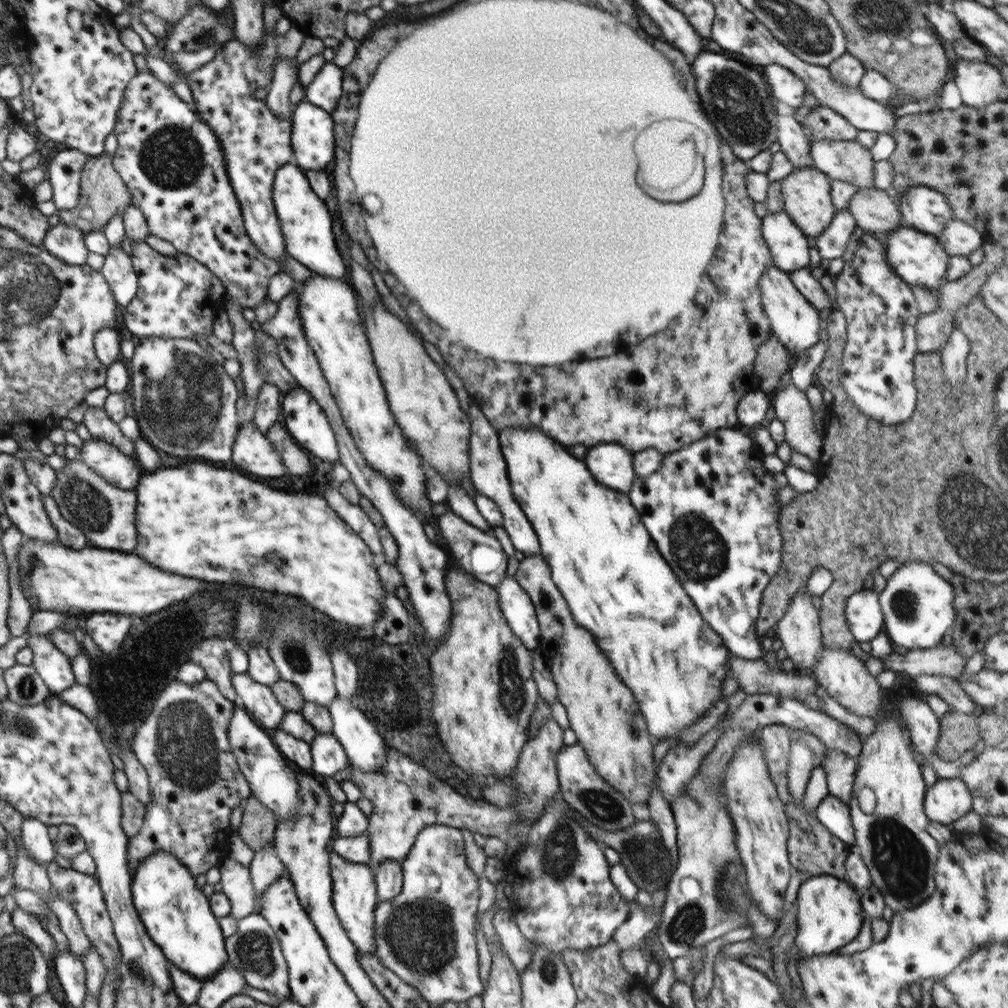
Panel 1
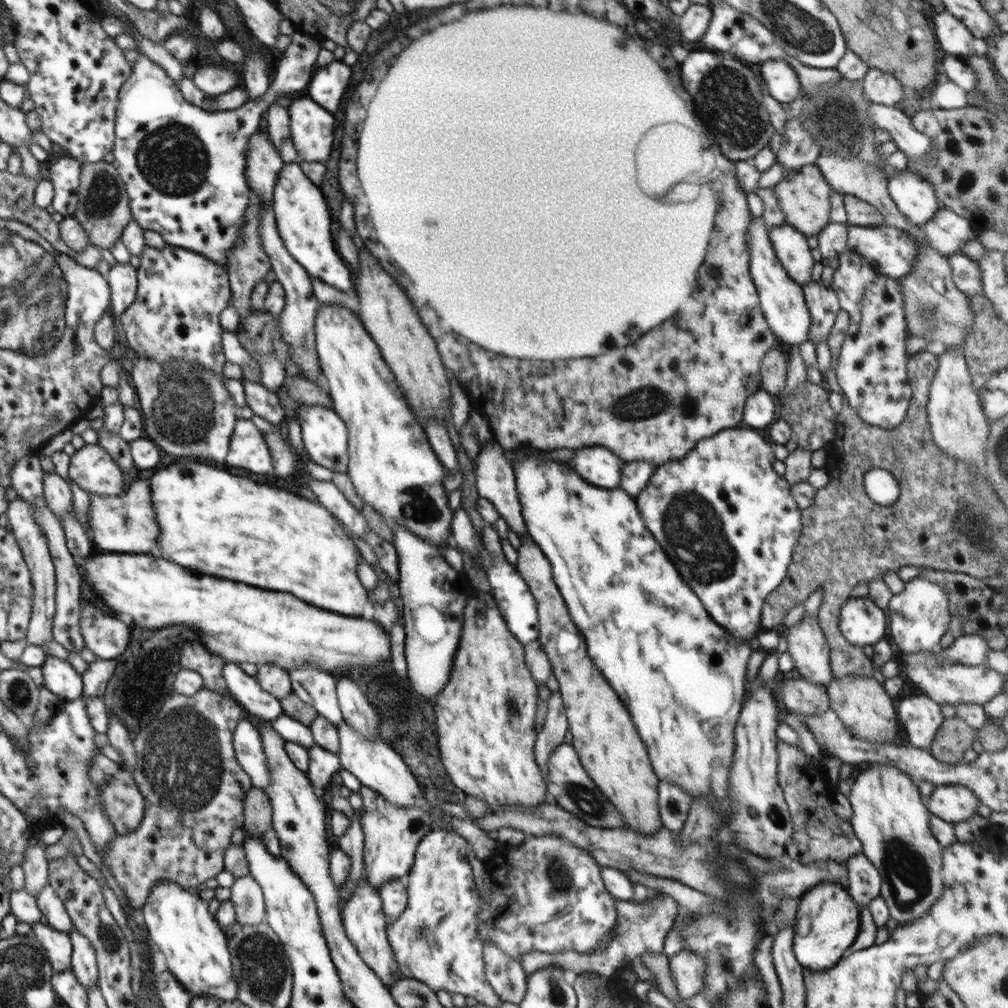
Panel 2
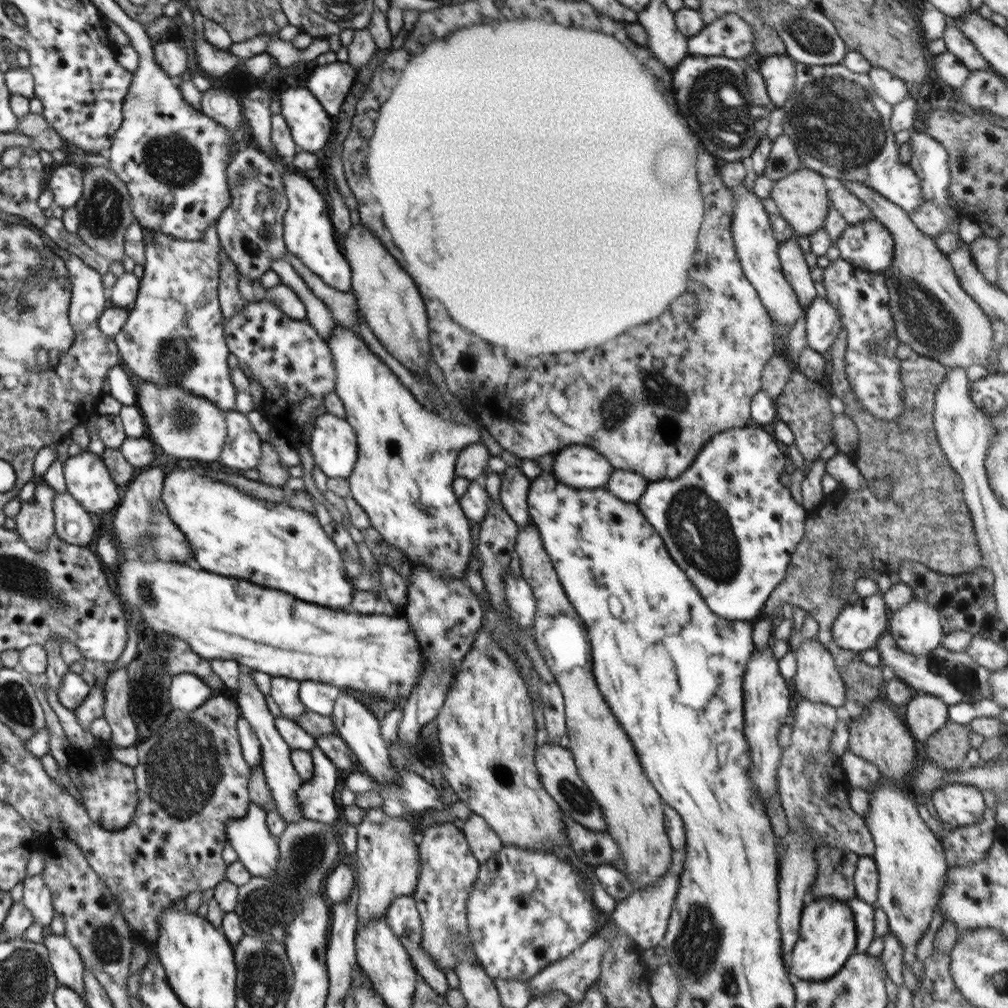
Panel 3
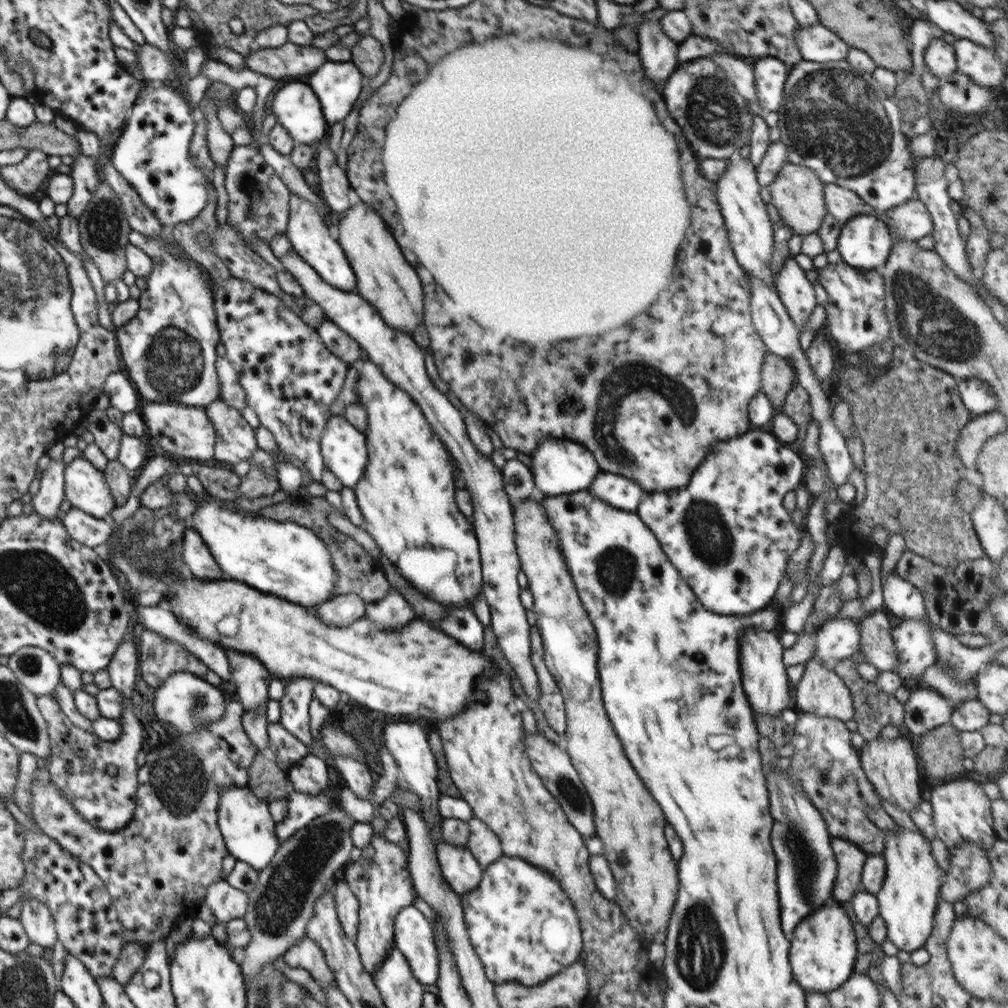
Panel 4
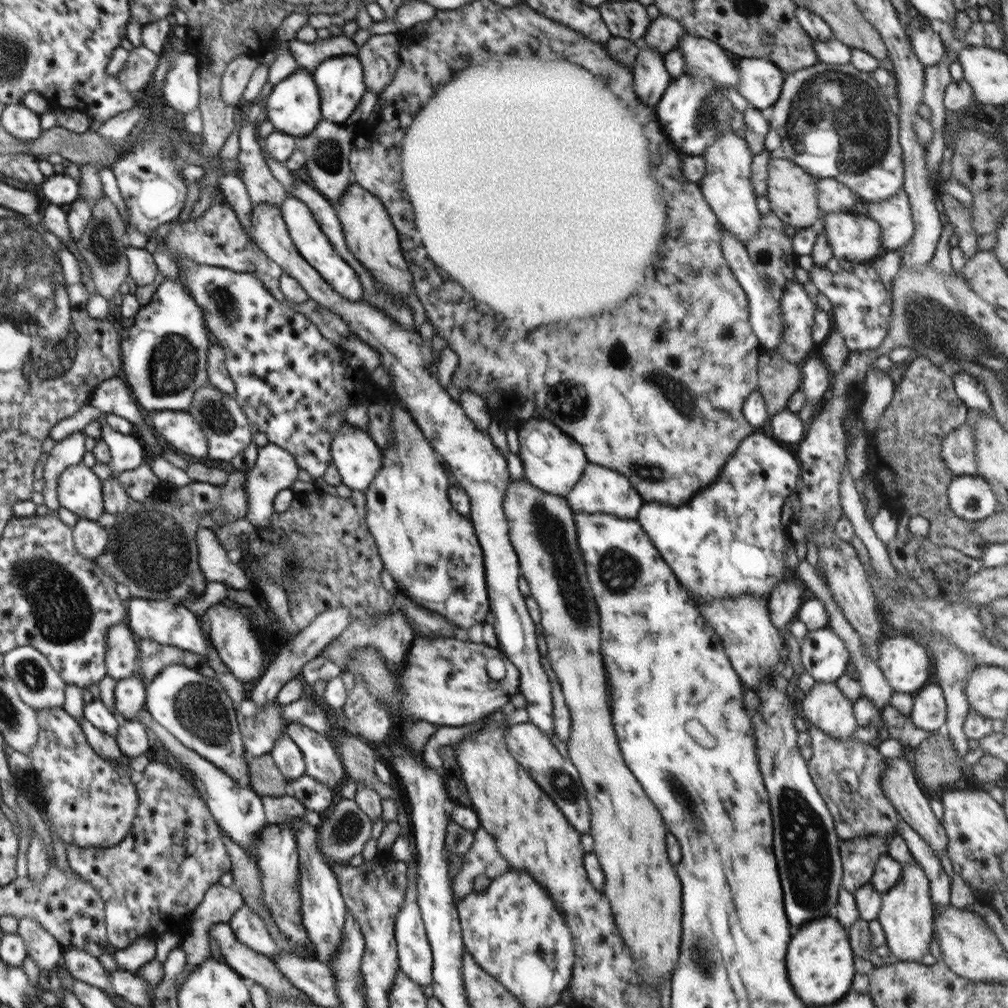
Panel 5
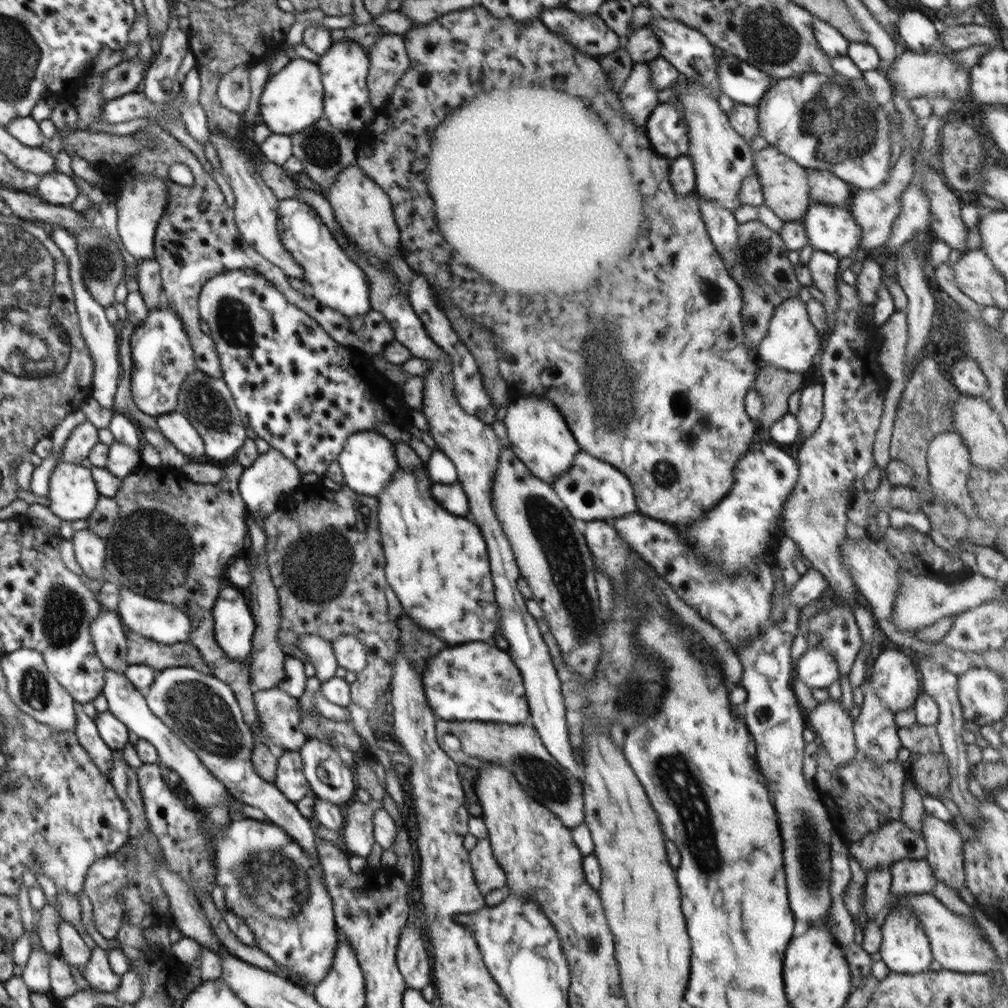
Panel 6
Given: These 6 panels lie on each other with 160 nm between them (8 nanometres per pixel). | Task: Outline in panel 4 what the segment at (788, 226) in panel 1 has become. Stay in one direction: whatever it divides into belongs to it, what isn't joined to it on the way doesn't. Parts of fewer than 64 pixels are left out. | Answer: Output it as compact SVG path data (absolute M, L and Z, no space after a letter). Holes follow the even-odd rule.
M793 256L785 262L775 278L775 289L780 301L786 307L790 318L799 331L809 322L816 308L816 296L812 283Z

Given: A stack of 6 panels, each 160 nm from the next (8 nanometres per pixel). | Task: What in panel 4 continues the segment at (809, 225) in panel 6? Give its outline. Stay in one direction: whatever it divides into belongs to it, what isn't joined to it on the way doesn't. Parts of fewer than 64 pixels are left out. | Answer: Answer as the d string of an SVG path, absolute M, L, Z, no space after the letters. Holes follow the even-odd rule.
M859 214L847 220L837 238L841 259L857 269L881 270L891 253L893 238L888 224L877 214Z

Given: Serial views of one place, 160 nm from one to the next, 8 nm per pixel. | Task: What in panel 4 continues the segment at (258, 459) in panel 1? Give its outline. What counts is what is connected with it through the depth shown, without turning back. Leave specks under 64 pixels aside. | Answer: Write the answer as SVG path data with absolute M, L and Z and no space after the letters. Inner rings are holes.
M223 399L213 400L203 409L217 434L213 458L231 465L238 464L241 460L250 460L258 449L255 429L239 411Z

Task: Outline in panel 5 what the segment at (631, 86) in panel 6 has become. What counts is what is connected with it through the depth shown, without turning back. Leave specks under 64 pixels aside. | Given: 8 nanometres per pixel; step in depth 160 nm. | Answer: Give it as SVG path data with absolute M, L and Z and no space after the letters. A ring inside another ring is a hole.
M643 46L639 48L637 62L633 66L634 92L636 96L654 108L664 94L672 79L666 71L664 55Z

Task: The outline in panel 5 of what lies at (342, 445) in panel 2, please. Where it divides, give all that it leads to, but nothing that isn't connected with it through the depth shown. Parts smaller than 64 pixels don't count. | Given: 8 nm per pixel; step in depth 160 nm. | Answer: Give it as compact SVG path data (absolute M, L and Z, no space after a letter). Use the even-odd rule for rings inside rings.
M345 423L333 438L331 455L341 483L364 492L381 469L383 450L368 431Z

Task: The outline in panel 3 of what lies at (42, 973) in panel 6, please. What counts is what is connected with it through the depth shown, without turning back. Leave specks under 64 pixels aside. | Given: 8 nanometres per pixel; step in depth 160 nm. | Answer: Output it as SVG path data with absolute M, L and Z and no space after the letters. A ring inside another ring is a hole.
M41 873L24 879L23 886L21 903L32 913L34 922L48 931L50 923L55 917L49 886L46 886Z

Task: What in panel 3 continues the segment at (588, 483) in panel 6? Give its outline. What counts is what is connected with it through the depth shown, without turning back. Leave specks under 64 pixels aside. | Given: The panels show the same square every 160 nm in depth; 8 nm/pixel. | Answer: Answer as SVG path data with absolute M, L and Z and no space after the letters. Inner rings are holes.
M614 469L608 479L606 490L622 501L637 504L647 484L648 480L637 472Z

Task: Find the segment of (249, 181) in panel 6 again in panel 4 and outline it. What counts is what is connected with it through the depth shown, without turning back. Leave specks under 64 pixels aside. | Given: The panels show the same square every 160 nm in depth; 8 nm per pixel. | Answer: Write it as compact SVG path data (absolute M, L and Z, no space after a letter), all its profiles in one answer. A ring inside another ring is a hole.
M286 233L275 234L269 240L269 247L303 289L303 295L313 300L346 334L349 334L362 348L367 357L382 371L390 382L401 388L421 408L430 428L443 442L450 453L454 465L461 472L466 484L465 490L472 498L474 508L473 530L479 543L482 572L481 594L486 597L491 612L491 628L498 639L504 658L510 662L512 670L532 702L541 696L540 681L531 659L530 630L528 612L522 606L522 589L518 582L521 563L515 545L513 508L504 490L501 470L490 457L482 454L470 440L463 413L448 401L448 395L440 392L432 383L424 366L425 353L407 332L394 330L388 326L381 314L367 300L356 292L343 292L329 286L327 282L292 248Z

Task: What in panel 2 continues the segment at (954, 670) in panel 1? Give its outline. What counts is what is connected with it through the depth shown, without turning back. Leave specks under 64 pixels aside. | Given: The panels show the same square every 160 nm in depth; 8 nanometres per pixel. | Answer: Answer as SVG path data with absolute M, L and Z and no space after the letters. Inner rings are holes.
M982 634L962 636L954 641L950 648L938 648L936 658L942 661L966 666L984 665L987 654L991 651Z

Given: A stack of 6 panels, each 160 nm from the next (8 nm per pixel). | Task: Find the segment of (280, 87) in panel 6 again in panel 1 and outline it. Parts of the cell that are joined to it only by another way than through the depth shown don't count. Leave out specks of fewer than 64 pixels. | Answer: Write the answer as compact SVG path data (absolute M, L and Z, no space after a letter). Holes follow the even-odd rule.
M304 99L294 107L290 121L293 162L303 170L324 171L328 162L335 159L335 132L331 113Z

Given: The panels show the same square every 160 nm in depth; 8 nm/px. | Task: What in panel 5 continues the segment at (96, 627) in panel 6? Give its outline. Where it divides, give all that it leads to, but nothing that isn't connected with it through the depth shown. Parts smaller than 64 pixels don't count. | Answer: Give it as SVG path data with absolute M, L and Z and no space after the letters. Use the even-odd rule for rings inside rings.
M126 622L110 628L106 634L105 665L107 675L119 681L138 671L139 650Z

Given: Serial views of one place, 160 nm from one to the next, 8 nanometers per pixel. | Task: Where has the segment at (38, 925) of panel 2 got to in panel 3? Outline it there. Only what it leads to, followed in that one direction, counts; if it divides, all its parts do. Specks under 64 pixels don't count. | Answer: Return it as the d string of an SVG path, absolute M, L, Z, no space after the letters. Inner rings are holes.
M45 931L42 939L49 954L52 972L57 983L64 985L78 993L86 1003L86 989L84 989L84 963L78 951L72 946L65 935L51 934Z

